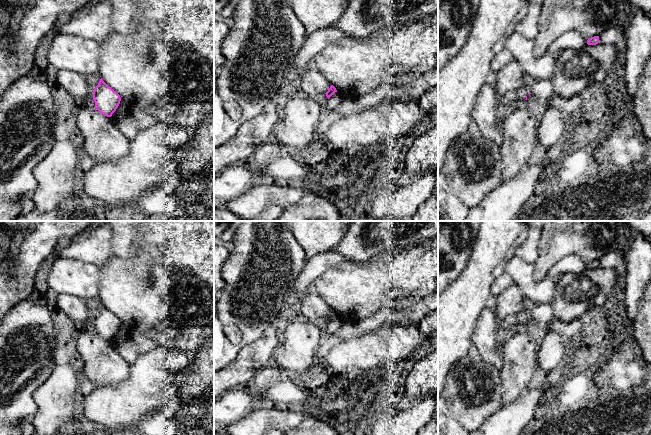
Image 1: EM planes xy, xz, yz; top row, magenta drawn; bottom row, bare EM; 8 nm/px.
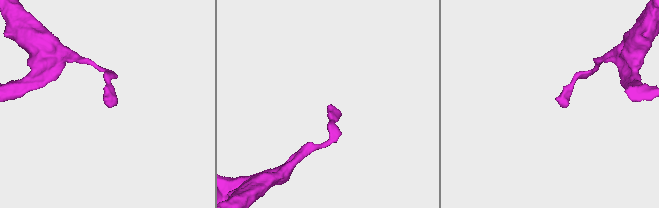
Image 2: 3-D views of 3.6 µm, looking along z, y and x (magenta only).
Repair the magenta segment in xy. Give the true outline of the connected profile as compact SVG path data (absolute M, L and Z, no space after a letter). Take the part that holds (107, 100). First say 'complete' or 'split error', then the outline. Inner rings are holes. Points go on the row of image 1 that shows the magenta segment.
complete | M102 78L92 93L96 110L107 117L111 117L120 104L120 95L109 87Z

